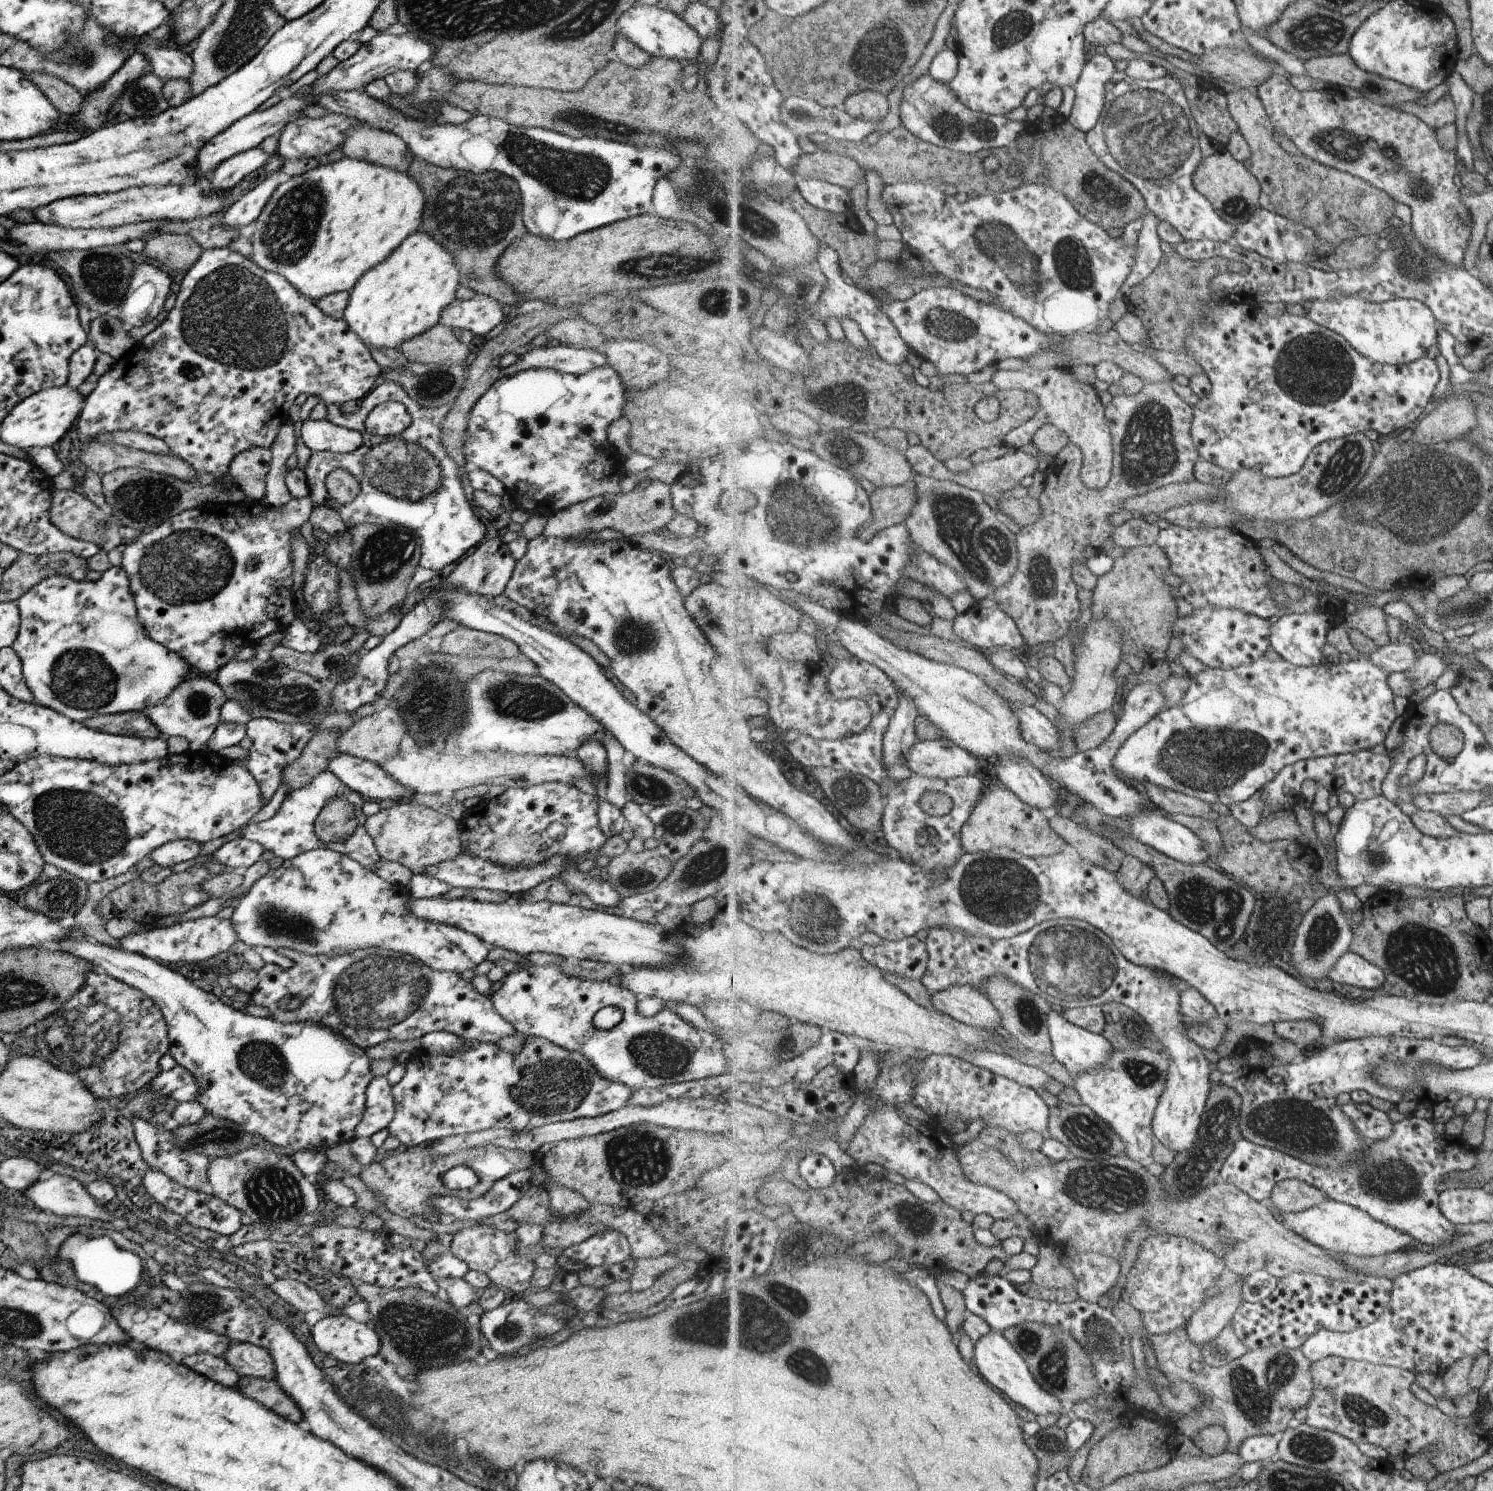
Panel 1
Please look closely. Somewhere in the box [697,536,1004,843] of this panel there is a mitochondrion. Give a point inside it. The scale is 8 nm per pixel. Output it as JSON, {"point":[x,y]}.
{"point":[852,795]}

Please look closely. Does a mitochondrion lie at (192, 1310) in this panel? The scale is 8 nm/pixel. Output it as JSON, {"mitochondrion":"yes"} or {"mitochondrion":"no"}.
{"mitochondrion":"yes"}

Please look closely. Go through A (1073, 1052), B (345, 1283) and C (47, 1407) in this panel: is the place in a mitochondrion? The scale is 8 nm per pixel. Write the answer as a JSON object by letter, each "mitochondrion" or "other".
{"A":"other","B":"other","C":"other"}

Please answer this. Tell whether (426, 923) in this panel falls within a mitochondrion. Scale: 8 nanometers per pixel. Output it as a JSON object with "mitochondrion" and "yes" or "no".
{"mitochondrion":"no"}

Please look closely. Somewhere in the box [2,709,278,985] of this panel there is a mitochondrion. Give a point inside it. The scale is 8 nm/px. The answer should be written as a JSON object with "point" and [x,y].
{"point":[82,828]}

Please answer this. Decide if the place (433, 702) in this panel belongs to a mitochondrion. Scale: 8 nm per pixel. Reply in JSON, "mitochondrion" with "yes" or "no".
{"mitochondrion":"yes"}

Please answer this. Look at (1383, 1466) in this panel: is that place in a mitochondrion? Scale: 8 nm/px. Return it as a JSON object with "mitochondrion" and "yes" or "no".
{"mitochondrion":"no"}

